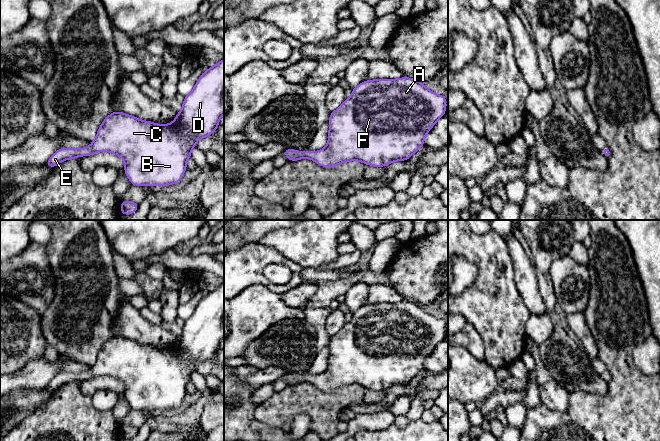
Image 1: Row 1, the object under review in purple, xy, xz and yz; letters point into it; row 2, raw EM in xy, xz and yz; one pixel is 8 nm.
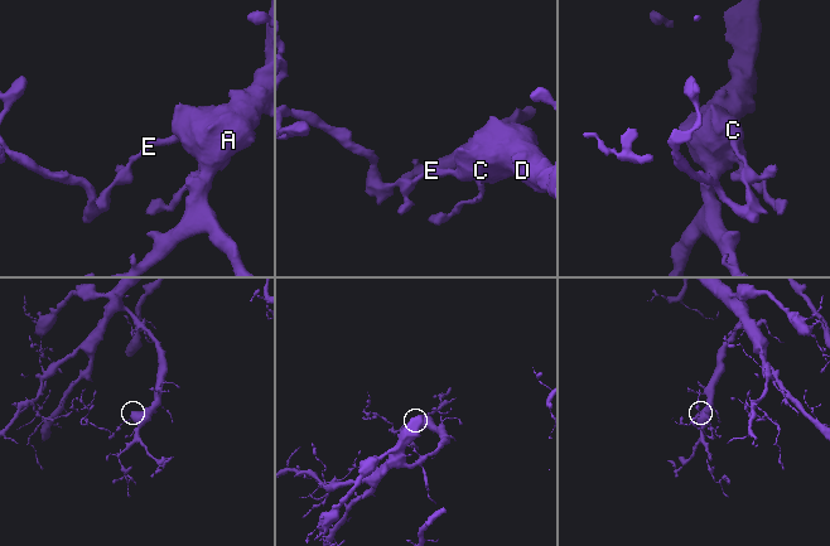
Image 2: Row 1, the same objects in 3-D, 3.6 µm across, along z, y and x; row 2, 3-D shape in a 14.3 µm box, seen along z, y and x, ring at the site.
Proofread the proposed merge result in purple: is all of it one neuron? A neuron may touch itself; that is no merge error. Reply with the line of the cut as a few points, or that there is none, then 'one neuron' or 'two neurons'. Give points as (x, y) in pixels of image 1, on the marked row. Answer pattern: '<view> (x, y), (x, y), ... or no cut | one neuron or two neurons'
no cut | one neuron

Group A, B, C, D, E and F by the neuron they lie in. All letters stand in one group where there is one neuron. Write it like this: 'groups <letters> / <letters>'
groups A B C D E F

